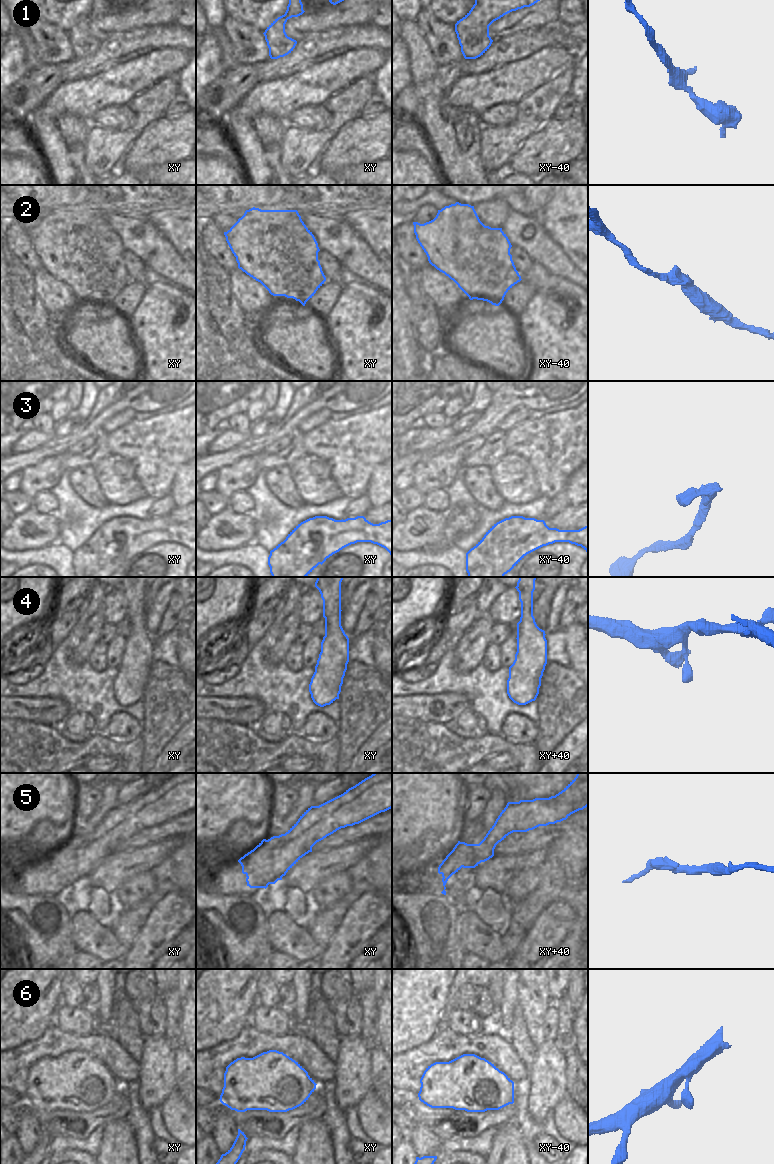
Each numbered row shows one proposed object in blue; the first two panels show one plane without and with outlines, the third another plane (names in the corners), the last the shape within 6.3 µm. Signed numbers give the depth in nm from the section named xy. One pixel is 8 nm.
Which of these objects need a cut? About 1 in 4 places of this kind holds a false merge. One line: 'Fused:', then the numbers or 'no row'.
Fused: 2, 5

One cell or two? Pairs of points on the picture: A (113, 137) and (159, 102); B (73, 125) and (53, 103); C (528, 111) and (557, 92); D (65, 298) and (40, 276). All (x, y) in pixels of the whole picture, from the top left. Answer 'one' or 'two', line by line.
A: one
B: two
C: one
D: one

